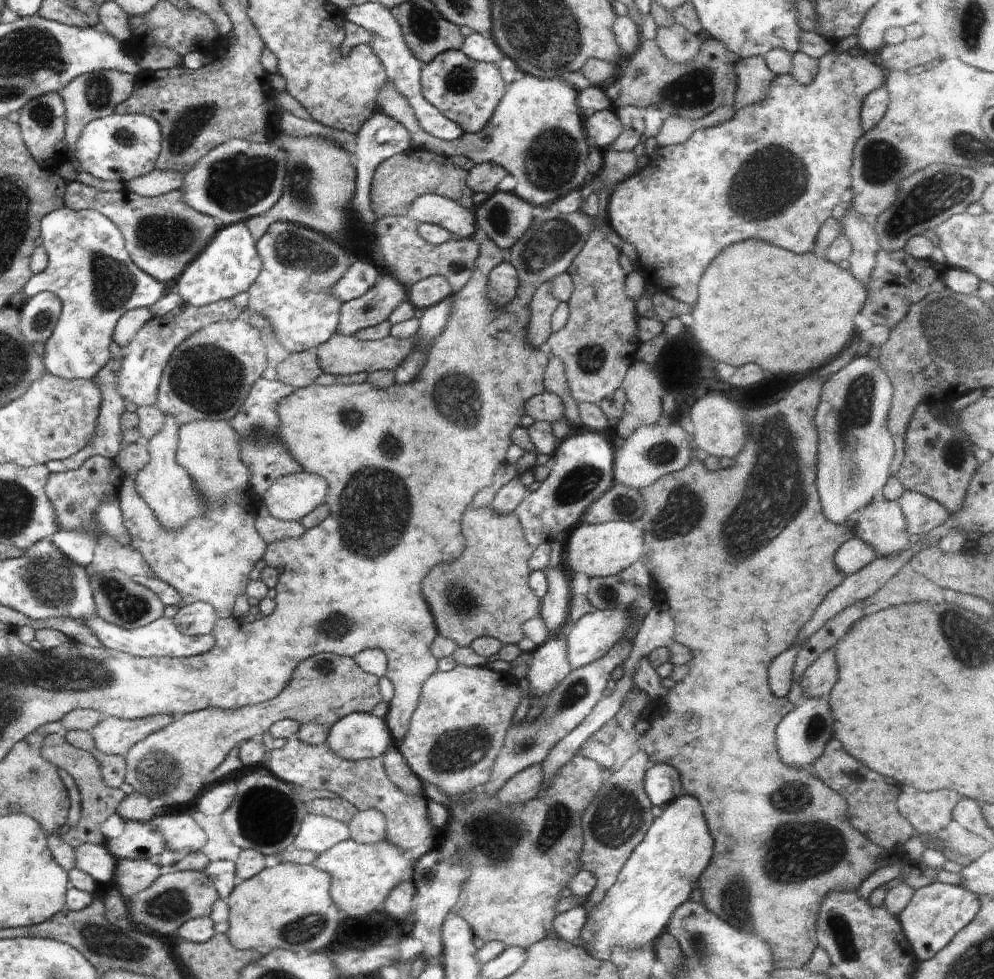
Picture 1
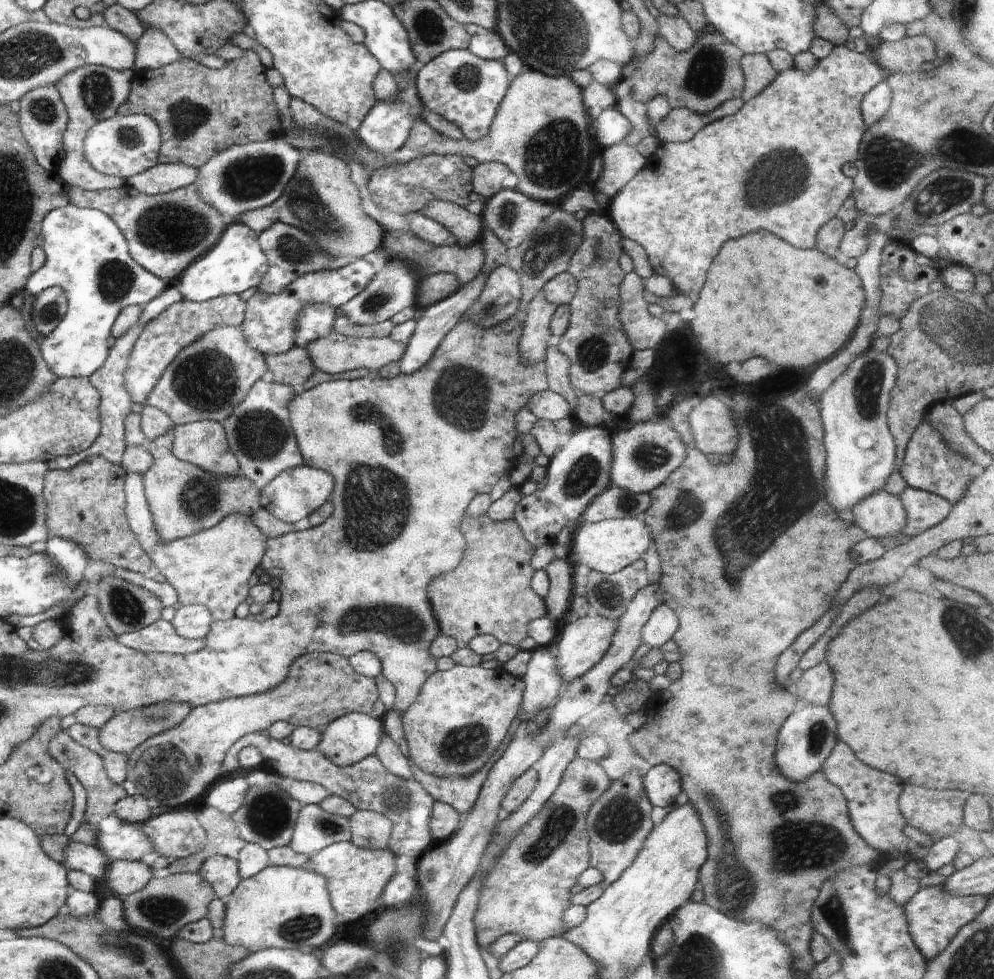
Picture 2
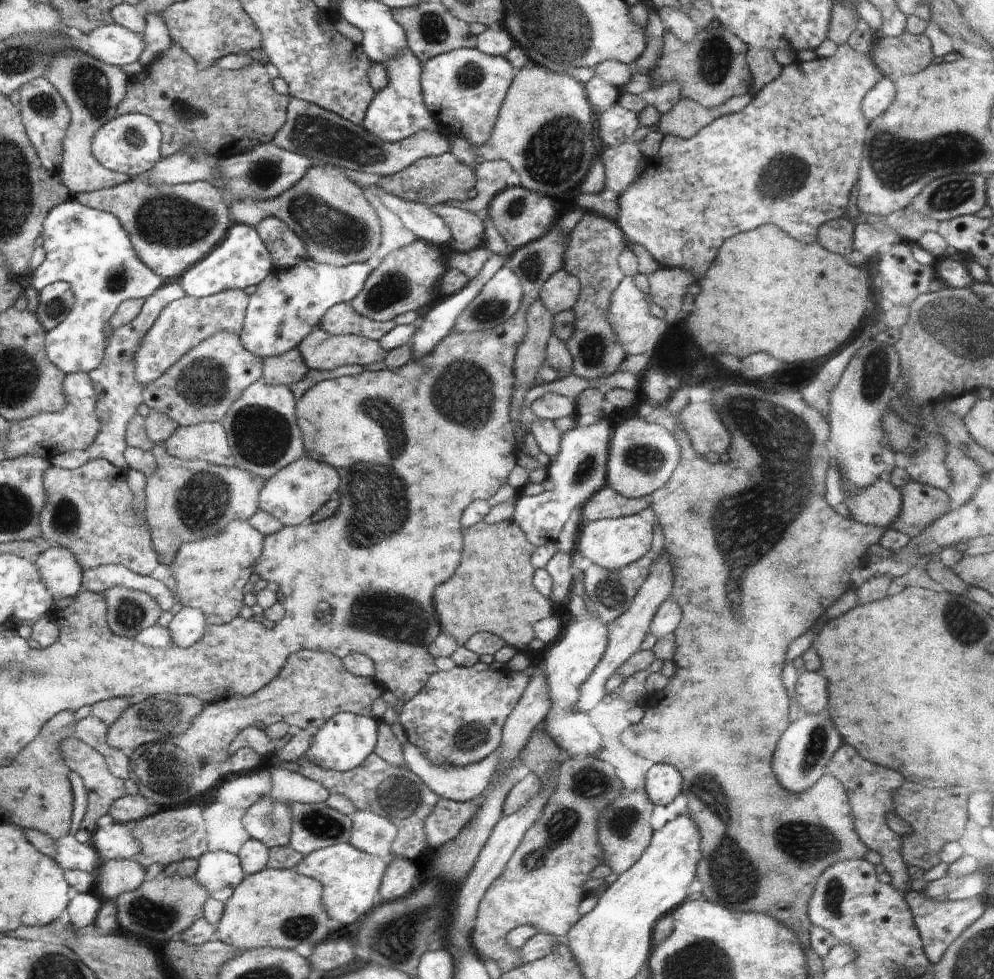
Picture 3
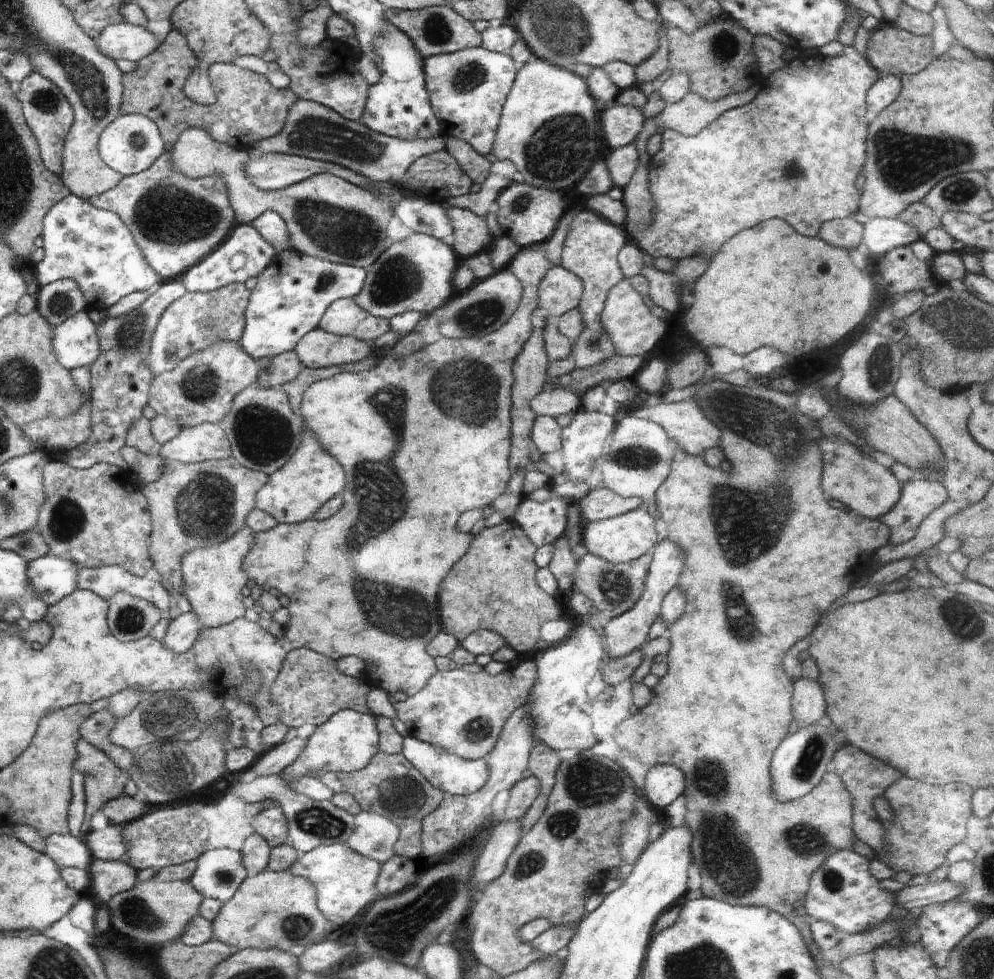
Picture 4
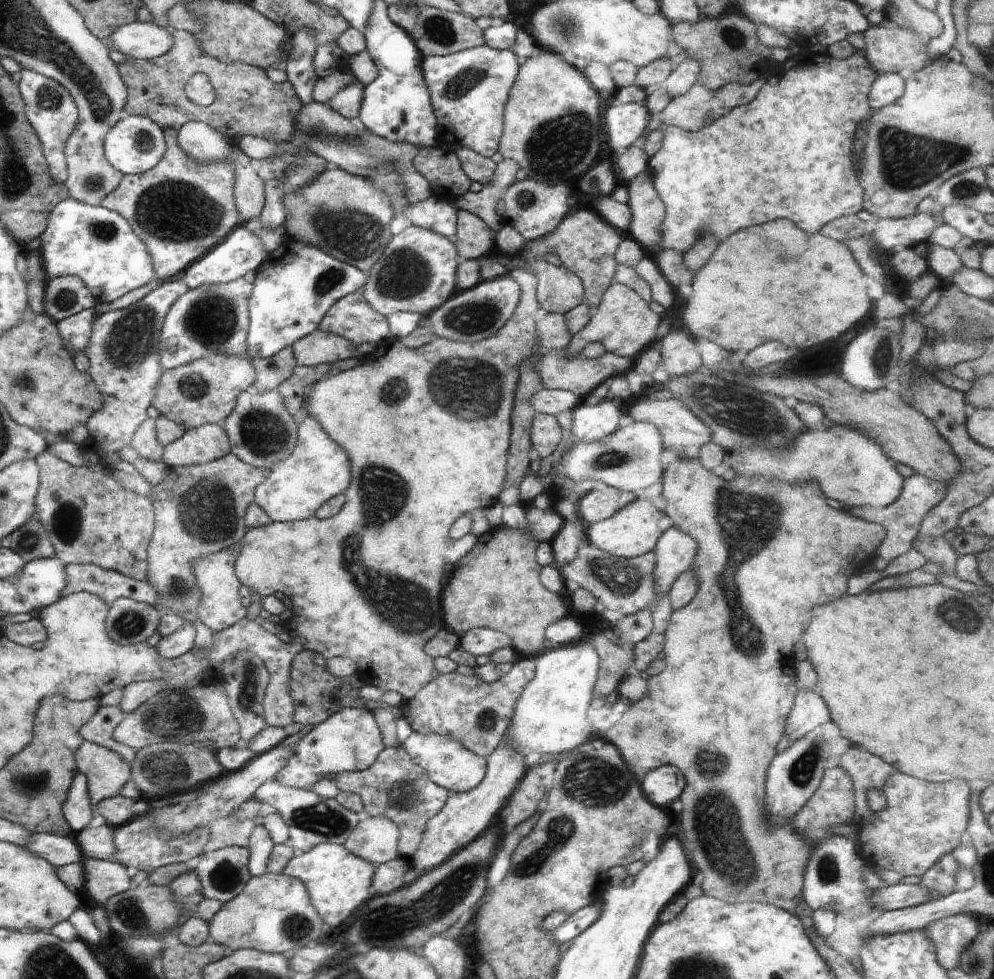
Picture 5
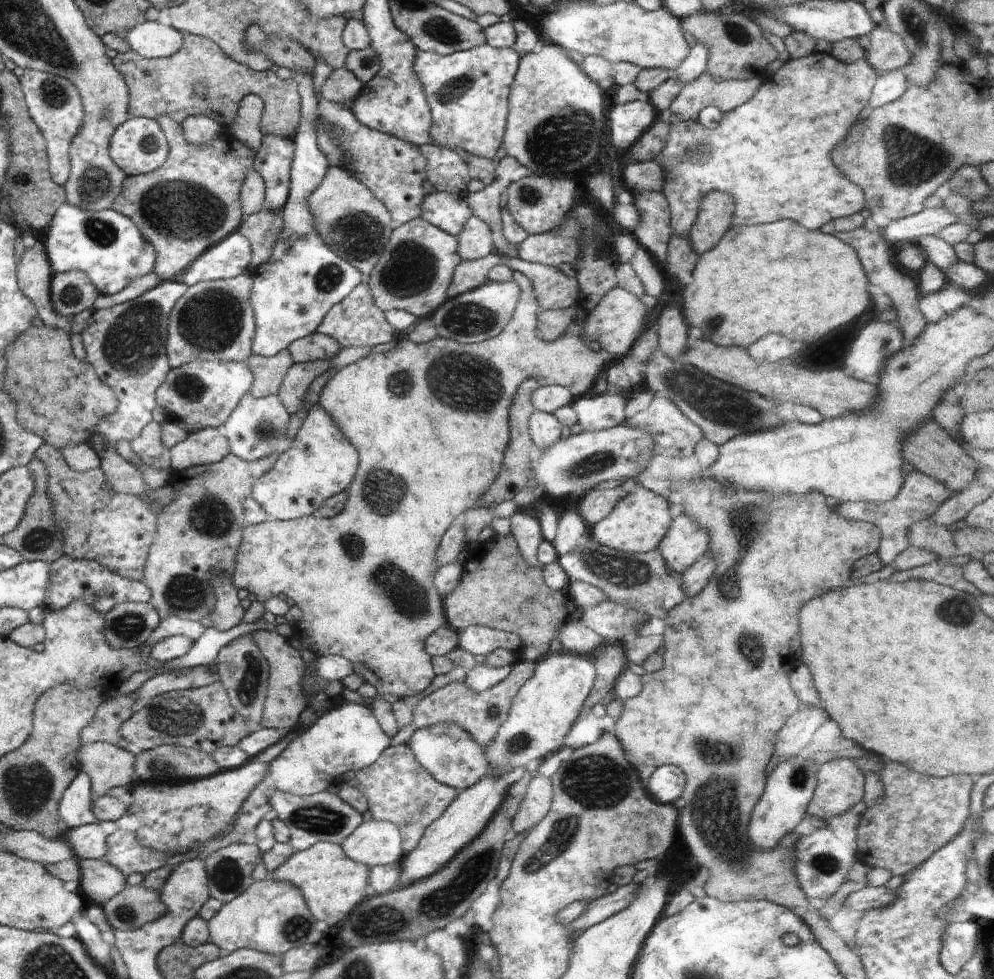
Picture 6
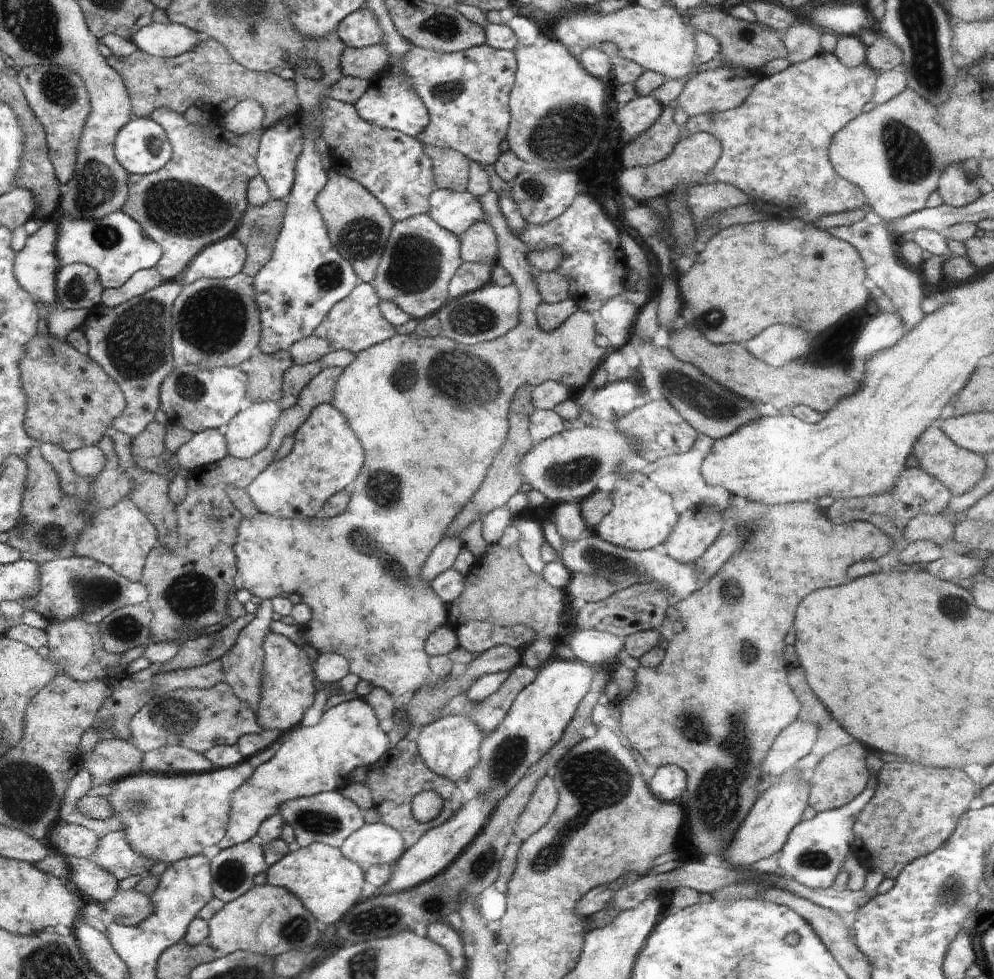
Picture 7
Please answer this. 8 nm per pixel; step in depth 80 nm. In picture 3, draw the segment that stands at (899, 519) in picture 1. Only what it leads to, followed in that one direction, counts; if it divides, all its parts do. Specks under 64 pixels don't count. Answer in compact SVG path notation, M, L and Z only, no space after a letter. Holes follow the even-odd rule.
M838 474L838 482L842 486L844 504L856 520L867 525L878 525L888 528L889 524L899 515L903 505L902 490L896 488L888 475L884 475L874 484L858 488L844 474Z

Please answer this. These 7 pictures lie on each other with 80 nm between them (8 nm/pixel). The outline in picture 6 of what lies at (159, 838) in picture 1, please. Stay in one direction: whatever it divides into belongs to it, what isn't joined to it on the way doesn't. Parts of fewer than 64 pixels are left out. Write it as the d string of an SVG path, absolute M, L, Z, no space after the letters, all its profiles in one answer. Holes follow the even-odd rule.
M99 823L68 828L62 838L69 844L76 859L102 859L106 856L107 835Z

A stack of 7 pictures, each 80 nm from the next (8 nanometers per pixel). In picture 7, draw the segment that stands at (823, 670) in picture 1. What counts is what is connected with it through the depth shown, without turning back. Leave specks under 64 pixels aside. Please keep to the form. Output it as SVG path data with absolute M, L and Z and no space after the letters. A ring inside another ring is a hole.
M796 720L792 726L782 730L774 740L772 748L766 754L762 772L774 777L780 776L796 766L797 762L812 750L814 742L816 742L816 728Z

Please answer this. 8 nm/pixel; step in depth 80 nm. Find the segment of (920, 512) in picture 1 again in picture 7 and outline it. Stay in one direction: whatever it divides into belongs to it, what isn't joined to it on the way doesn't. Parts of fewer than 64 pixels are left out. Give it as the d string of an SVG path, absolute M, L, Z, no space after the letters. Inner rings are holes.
M906 467L900 476L896 479L896 484L884 494L875 494L874 496L867 496L864 498L850 498L850 500L836 500L826 512L824 516L828 516L828 522L832 524L844 524L844 522L850 522L850 520L866 520L877 526L880 530L883 530L892 540L897 548L897 544L903 540L903 532L906 523L912 517L915 517L920 511L935 515L944 512L947 508L948 502L950 502L951 492L939 481L937 478L930 476L927 472L924 472L920 467Z

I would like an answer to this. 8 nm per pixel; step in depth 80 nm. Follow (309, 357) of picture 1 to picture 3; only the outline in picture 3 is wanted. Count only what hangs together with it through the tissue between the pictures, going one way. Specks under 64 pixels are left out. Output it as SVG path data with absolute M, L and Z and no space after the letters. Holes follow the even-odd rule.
M298 348L290 349L277 357L264 357L262 361L262 378L269 385L291 387L308 371L302 353Z

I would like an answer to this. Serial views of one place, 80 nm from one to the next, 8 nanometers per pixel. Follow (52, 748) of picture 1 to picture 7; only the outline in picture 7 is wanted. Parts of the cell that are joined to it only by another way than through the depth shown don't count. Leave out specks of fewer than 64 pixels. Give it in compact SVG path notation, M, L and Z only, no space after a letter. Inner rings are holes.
M104 739L85 756L85 768L92 775L93 784L108 784L119 778L138 773L144 752L132 741Z

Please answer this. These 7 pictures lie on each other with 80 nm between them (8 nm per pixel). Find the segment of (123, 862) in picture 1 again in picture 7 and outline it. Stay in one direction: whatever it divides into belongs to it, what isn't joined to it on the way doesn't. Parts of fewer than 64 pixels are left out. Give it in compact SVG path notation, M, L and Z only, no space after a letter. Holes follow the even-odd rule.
M67 857L70 884L78 892L104 904L117 891L117 880L107 870L100 868L92 859Z

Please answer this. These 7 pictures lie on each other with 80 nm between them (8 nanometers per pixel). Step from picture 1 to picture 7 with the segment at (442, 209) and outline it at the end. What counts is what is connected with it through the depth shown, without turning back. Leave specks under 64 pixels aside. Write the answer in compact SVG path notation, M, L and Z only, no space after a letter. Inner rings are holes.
M480 221L468 229L461 238L461 259L464 263L496 266L499 246L494 229Z

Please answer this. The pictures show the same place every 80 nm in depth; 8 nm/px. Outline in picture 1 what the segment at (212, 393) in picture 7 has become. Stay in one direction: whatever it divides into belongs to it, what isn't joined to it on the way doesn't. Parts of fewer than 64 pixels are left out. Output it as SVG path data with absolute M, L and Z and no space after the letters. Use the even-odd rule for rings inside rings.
M244 317L212 323L175 350L163 370L155 406L172 415L181 426L192 421L229 421L244 404L267 364L266 344L261 332Z

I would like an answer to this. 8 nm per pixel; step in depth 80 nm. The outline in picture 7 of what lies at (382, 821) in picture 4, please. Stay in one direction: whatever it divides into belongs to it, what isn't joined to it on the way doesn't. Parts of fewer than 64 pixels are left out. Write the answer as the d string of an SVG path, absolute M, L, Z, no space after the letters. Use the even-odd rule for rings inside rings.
M377 822L361 826L339 846L340 852L349 861L358 864L363 871L372 865L393 865L407 849L402 835L384 823Z

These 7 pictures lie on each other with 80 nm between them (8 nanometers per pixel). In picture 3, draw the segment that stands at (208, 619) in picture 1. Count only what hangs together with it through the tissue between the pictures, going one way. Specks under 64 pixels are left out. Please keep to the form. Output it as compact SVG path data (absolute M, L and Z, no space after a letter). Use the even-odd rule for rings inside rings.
M182 607L173 616L168 630L173 644L185 649L200 640L206 627L207 622L202 611L194 607Z

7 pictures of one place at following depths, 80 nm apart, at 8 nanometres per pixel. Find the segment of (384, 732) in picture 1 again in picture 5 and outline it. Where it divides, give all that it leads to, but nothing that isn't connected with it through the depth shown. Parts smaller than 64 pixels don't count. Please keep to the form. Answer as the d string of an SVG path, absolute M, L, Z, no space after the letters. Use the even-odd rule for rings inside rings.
M344 707L331 714L324 722L315 725L310 732L295 744L293 753L287 756L284 766L273 779L279 785L285 787L312 791L314 785L320 779L333 778L346 772L361 771L372 766L372 763L376 762L377 756L384 748L383 736L378 728L373 710L369 708L361 709L360 707Z

